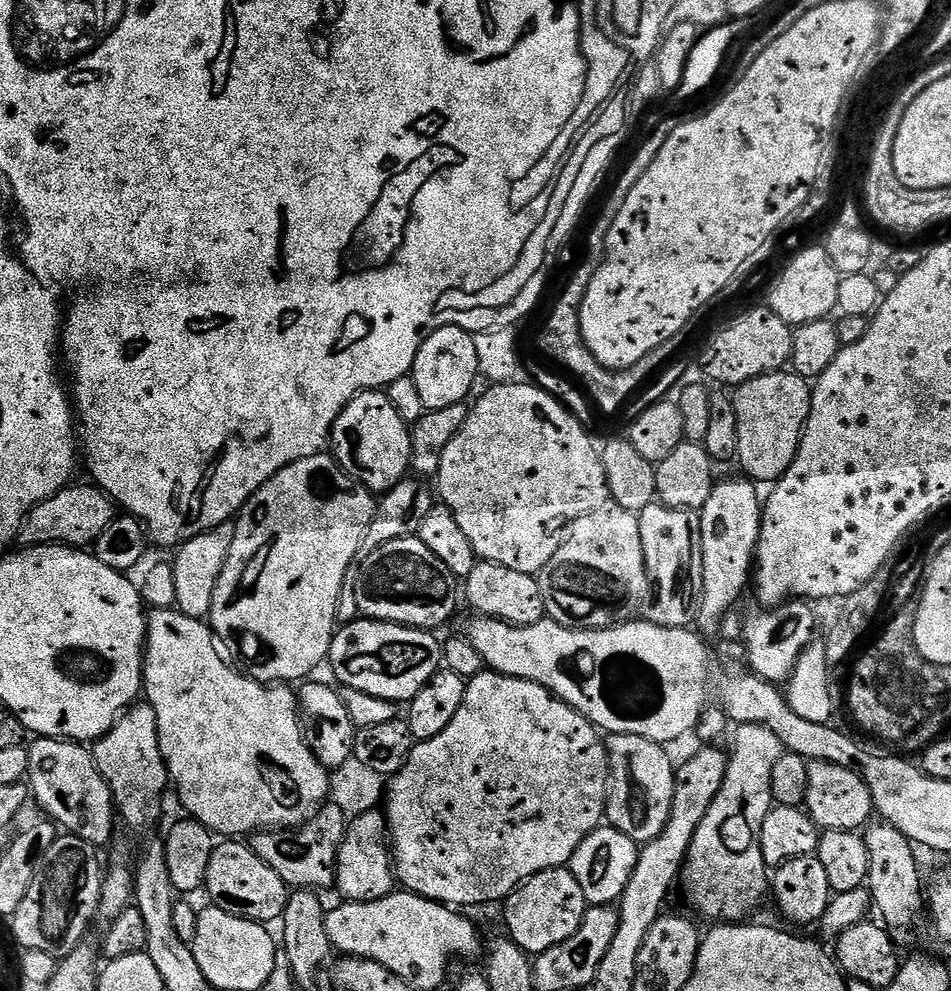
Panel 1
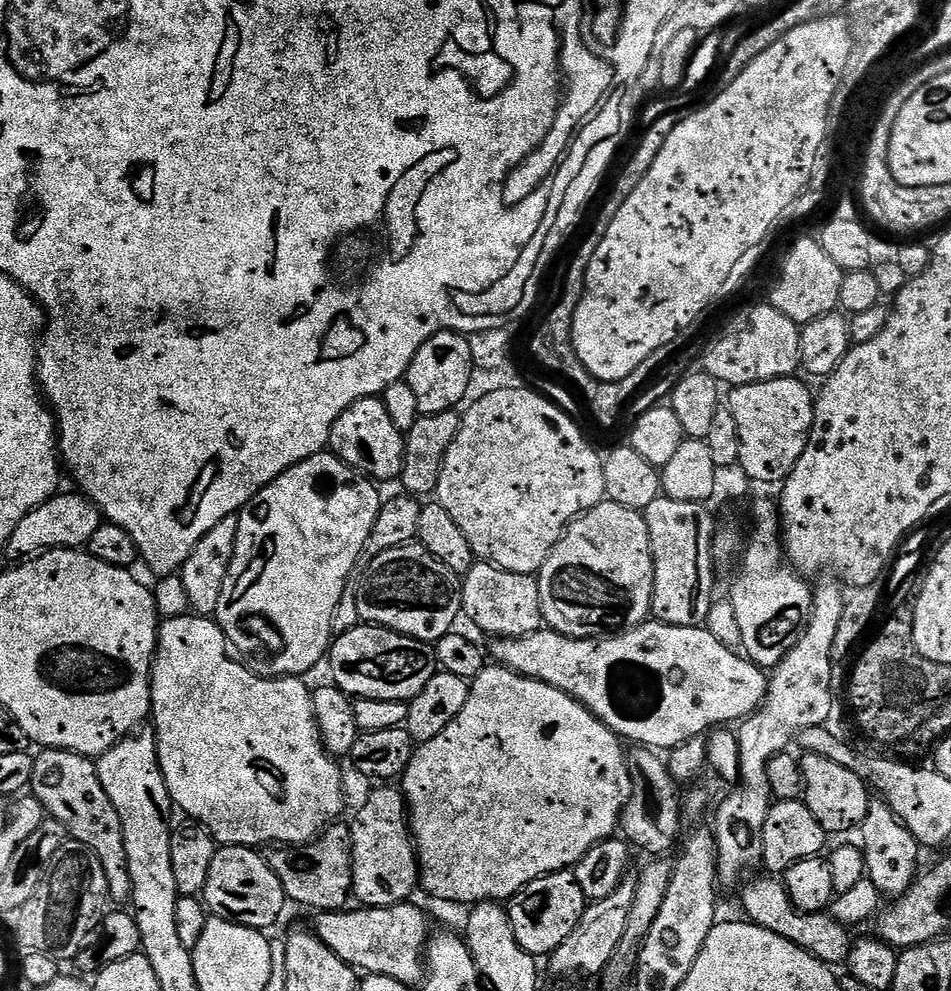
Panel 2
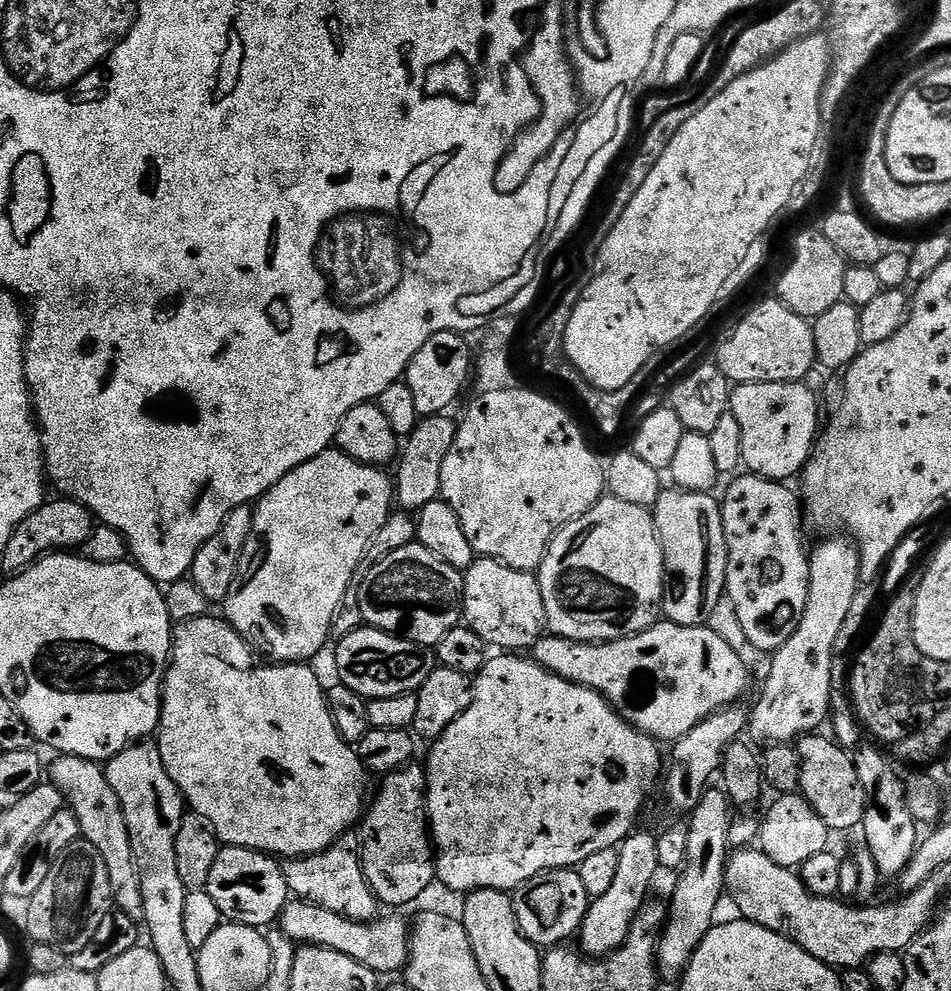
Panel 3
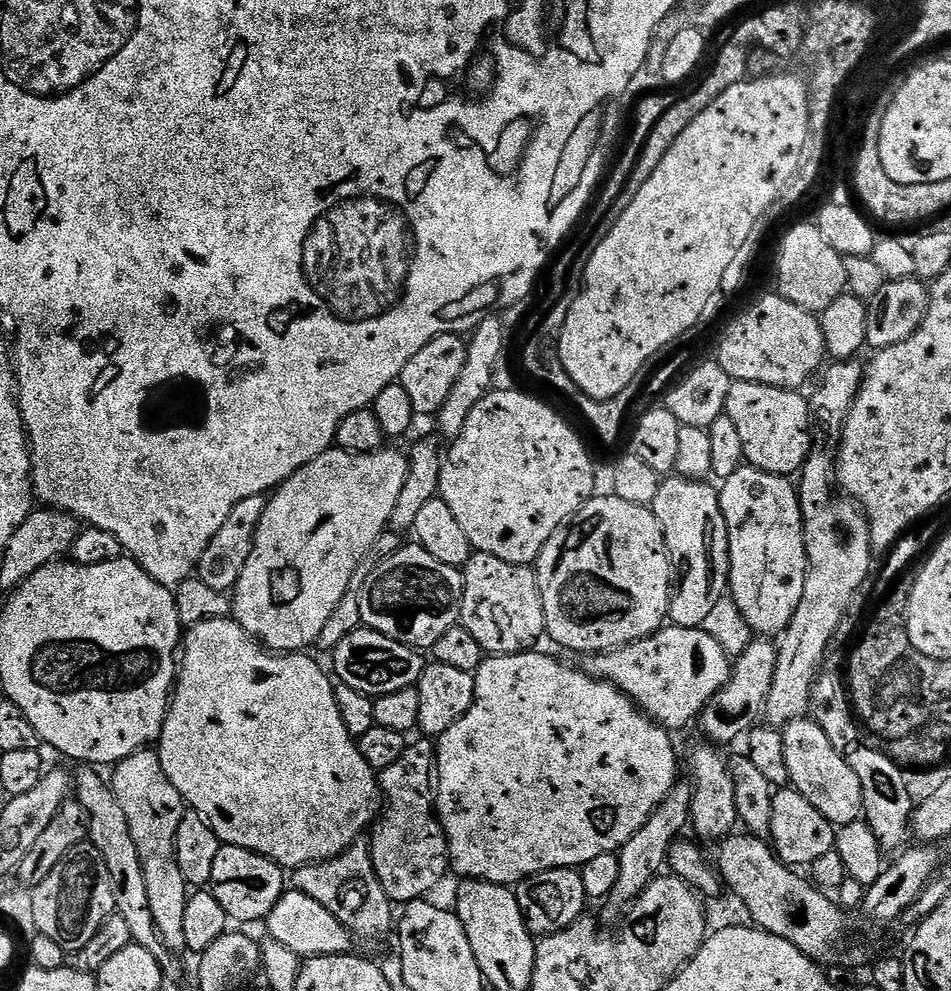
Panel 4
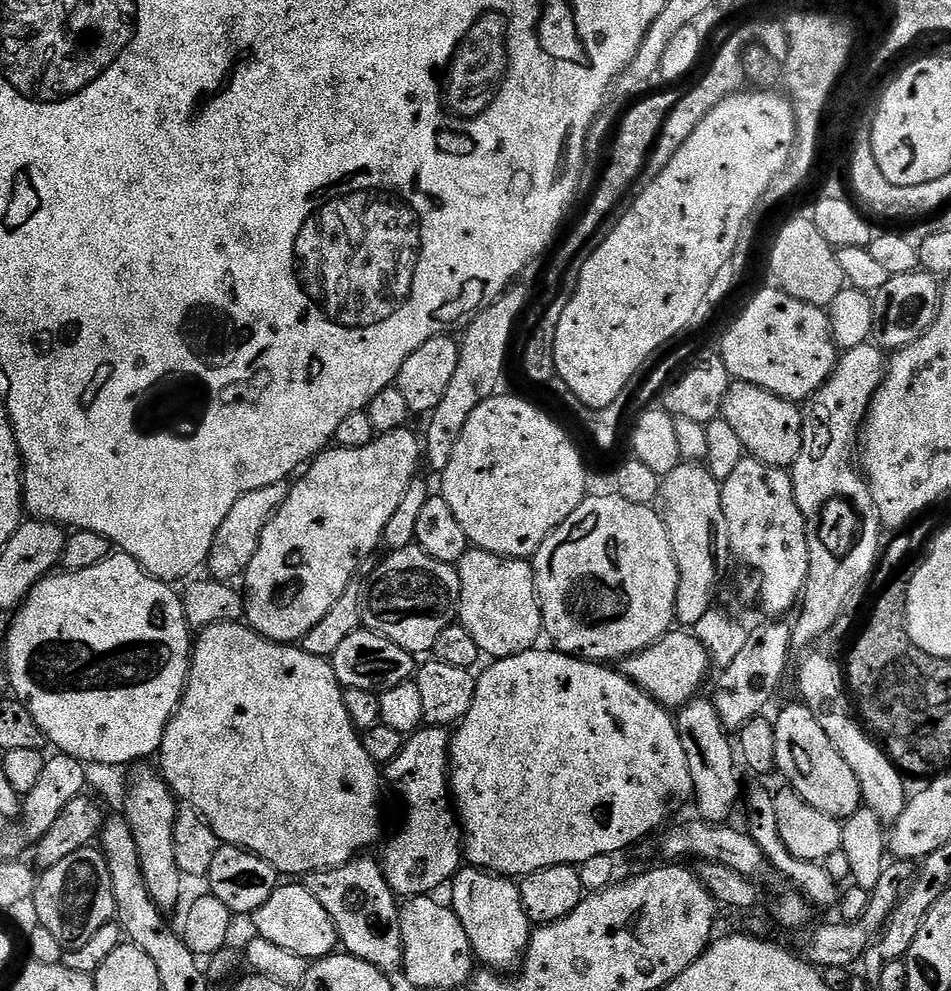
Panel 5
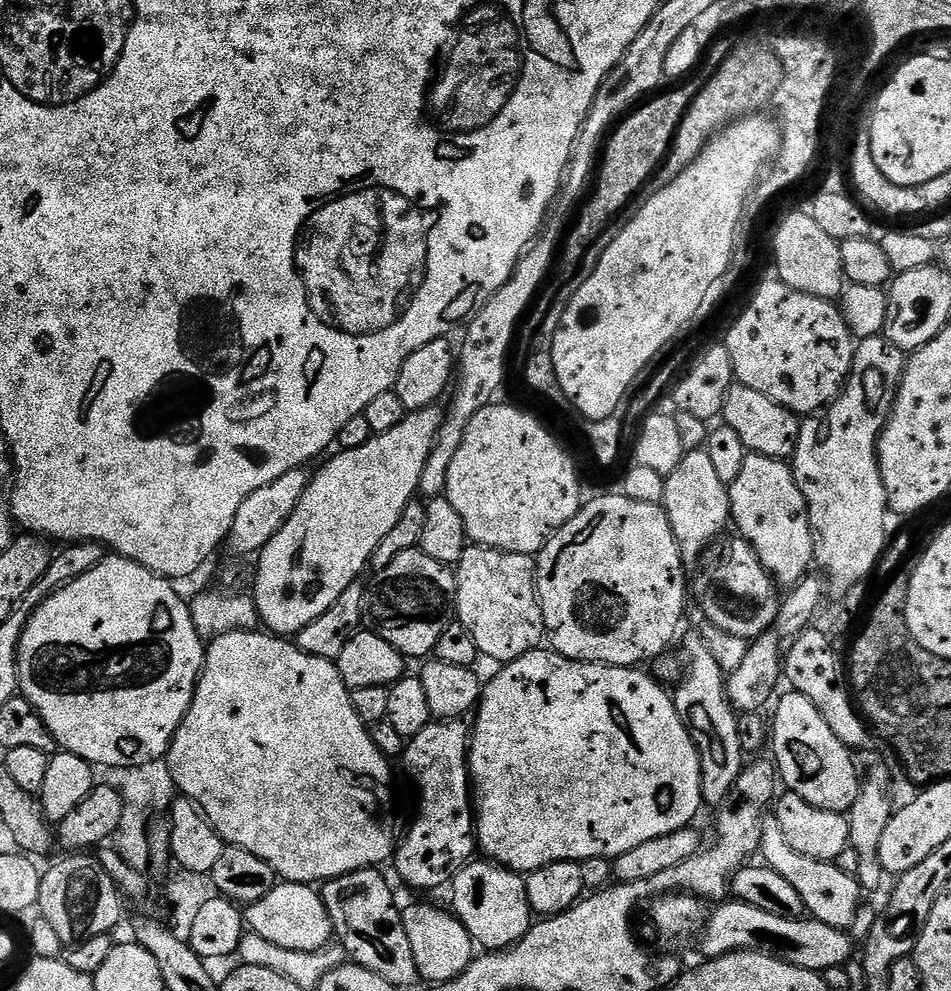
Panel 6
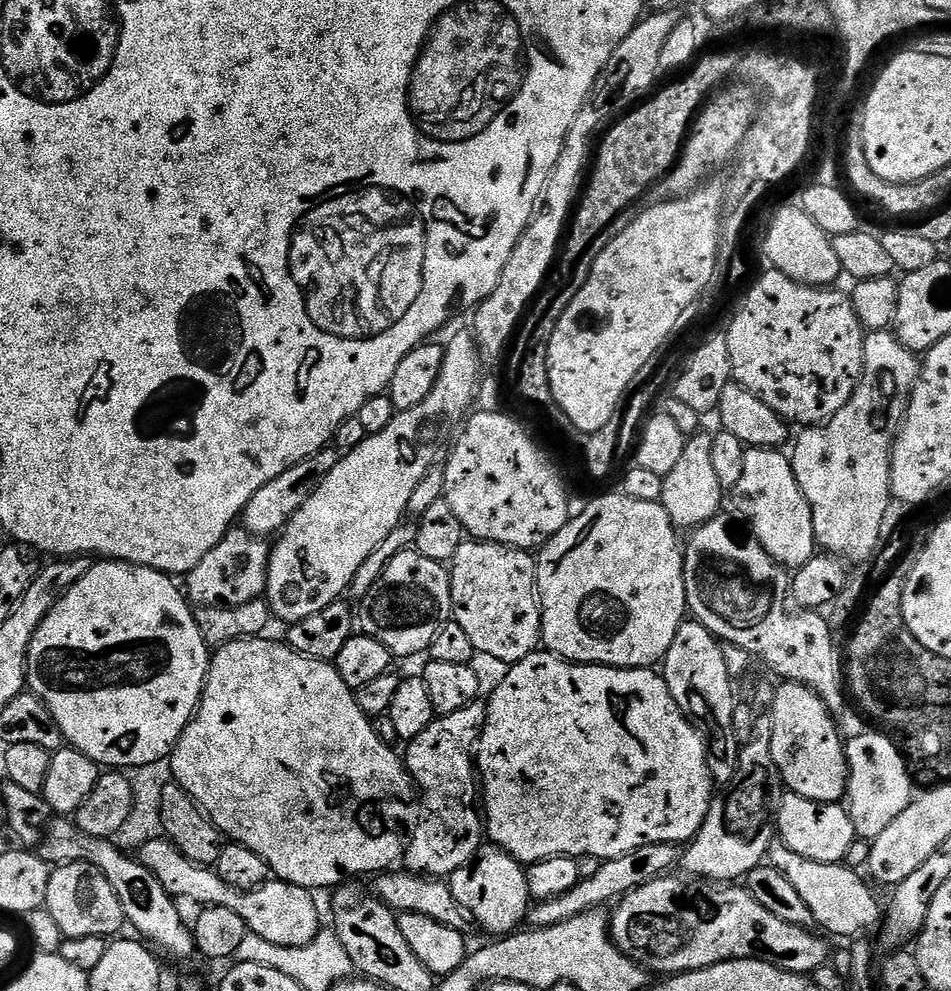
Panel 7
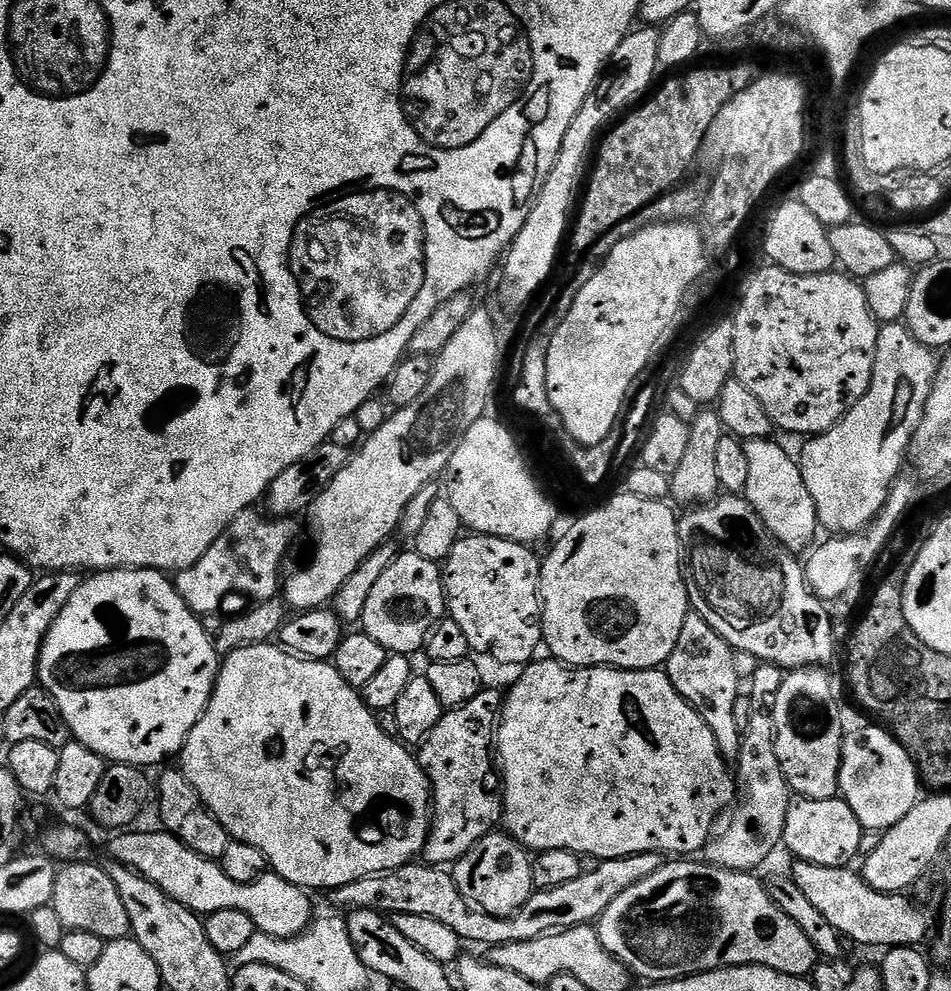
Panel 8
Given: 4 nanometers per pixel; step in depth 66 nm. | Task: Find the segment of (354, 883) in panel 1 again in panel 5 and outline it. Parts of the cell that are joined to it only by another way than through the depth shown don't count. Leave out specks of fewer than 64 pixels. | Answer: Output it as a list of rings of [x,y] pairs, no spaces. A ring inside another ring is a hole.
[[[422,726],[418,731],[411,733],[403,741],[401,746],[401,752],[398,754],[393,761],[390,761],[386,765],[386,776],[396,783],[396,788],[400,792],[412,792],[412,809],[408,812],[408,817],[404,820],[404,825],[393,834],[388,840],[388,845],[384,848],[384,860],[382,859],[382,867],[384,869],[384,877],[386,882],[391,886],[392,891],[396,893],[397,897],[409,898],[413,896],[427,896],[429,894],[435,893],[435,888],[440,888],[449,883],[452,877],[460,871],[462,867],[462,832],[458,824],[458,817],[455,811],[450,810],[450,732],[446,728],[434,728],[431,726]]]

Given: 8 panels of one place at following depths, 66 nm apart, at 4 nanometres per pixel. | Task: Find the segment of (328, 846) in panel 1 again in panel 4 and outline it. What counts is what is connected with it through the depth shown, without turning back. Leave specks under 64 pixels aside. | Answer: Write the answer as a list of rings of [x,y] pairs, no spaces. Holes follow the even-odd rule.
[[[357,842],[338,854],[332,860],[324,860],[320,864],[307,864],[295,869],[295,891],[314,898],[314,902],[322,902],[342,926],[346,926],[357,941],[365,940],[368,944],[380,944],[394,932],[394,901],[382,890],[382,882],[378,882],[378,874],[374,874],[372,865],[372,849],[367,843]]]

